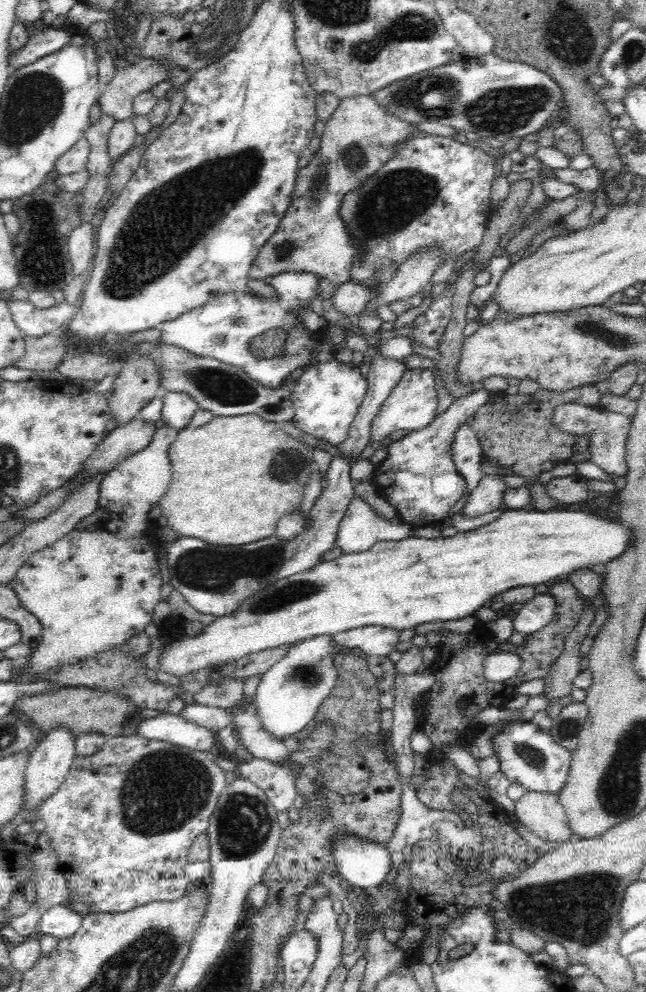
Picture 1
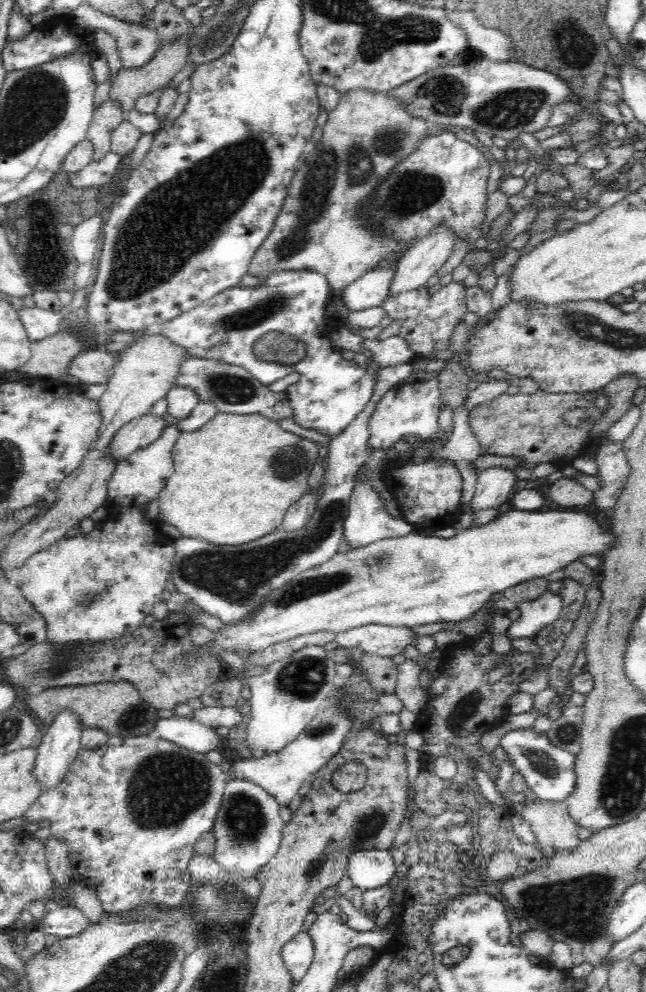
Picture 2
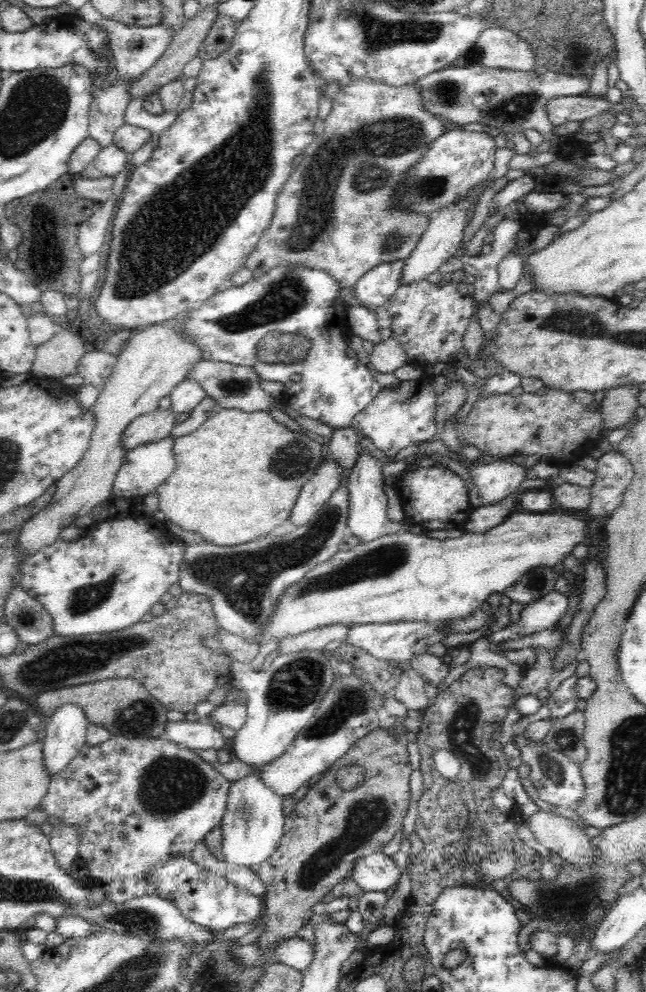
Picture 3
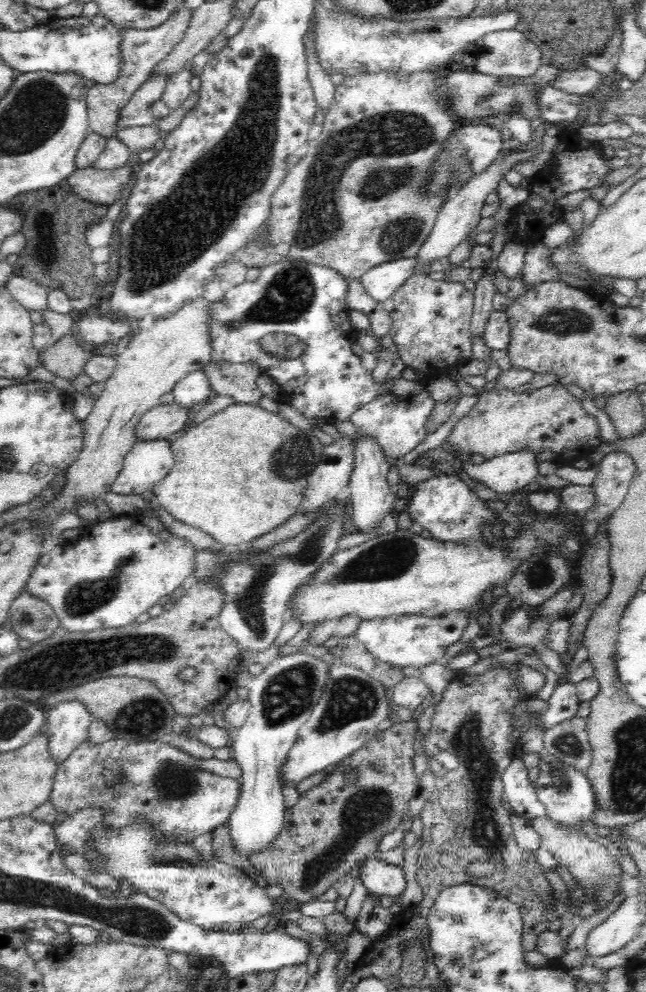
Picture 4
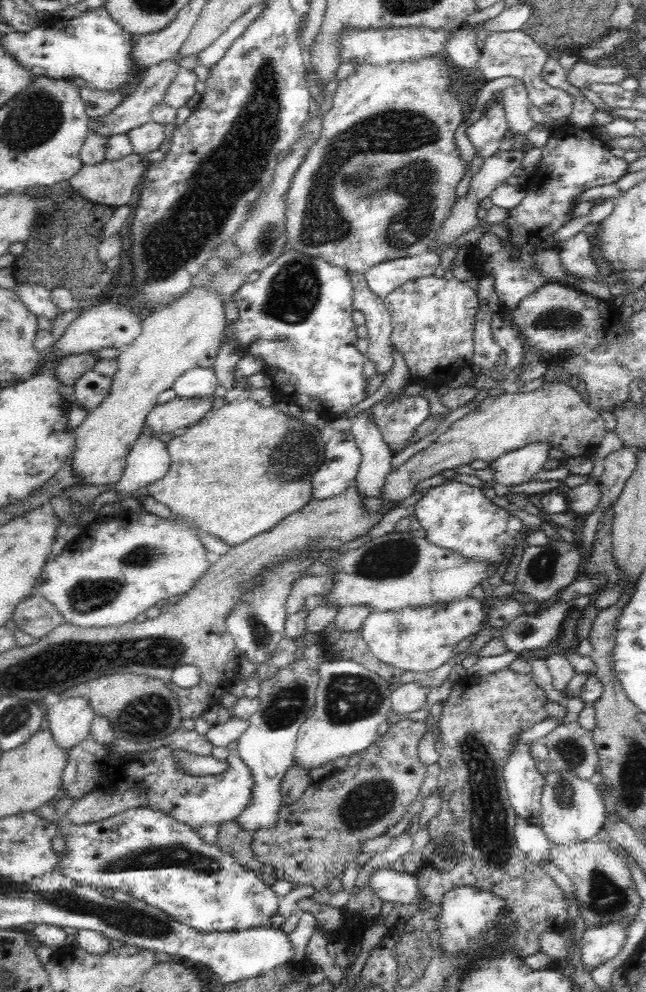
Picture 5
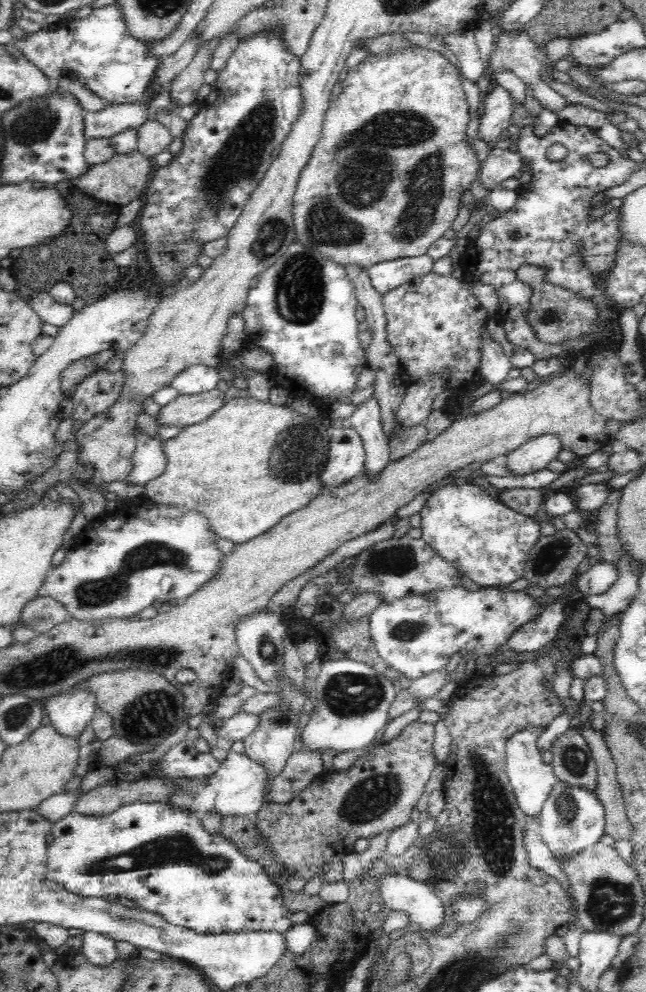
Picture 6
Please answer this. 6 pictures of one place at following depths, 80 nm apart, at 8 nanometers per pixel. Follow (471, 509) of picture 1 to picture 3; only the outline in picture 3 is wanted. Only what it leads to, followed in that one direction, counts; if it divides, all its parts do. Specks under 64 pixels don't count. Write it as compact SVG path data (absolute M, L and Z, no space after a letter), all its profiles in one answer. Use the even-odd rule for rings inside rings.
M494 462L468 467L482 504L491 505L508 498L525 479L527 470L510 462Z

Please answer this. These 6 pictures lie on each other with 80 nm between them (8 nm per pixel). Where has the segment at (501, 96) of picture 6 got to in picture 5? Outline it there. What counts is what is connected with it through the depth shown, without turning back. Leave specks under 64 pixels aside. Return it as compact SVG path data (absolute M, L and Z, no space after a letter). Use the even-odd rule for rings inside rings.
M494 101L494 104L488 108L484 115L466 128L464 134L471 142L471 146L474 146L474 156L484 162L499 151L500 142L509 134L508 132L502 103Z

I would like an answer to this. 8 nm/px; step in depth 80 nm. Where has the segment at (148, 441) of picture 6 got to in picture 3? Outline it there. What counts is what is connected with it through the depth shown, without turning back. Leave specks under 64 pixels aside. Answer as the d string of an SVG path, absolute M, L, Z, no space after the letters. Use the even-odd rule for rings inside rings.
M170 434L158 442L137 446L127 452L122 467L118 470L112 484L111 498L124 498L135 502L140 501L147 494L157 492L157 488L175 472L173 446L176 438Z

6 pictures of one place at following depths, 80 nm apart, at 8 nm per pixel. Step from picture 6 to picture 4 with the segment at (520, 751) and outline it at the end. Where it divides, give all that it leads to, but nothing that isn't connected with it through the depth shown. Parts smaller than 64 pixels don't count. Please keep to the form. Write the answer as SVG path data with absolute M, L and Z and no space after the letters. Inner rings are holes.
M573 682L560 683L547 700L547 707L537 724L548 728L572 718L578 710L581 700L577 695L576 684ZM514 758L502 775L503 797L510 801L510 814L531 821L546 814L544 804L537 798L535 783L528 781L526 767Z

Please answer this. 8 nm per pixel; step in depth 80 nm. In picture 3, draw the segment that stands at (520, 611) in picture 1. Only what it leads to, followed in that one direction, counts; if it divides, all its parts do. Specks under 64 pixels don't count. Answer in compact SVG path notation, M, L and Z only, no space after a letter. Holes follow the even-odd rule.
M555 590L549 592L543 598L526 605L516 622L510 622L493 632L491 640L493 643L501 643L542 632L560 620L560 616L567 610L568 604L566 593Z

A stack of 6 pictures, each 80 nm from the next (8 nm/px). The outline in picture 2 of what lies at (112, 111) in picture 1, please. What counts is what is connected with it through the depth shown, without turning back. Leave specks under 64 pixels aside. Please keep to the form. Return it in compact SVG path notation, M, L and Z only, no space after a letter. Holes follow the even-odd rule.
M180 37L169 45L159 46L158 50L152 54L152 58L146 64L142 64L140 68L120 68L114 75L114 78L110 80L108 99L114 101L120 107L124 118L127 118L128 113L135 106L135 102L139 96L160 91L172 80L174 74L186 64L186 56L188 56L186 52L188 52L188 41Z

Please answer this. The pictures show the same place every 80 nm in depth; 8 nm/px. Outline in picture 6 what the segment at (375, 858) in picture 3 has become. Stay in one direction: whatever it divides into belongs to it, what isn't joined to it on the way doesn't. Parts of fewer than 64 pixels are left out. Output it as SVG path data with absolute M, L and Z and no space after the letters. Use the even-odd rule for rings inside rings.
M385 875L379 879L378 893L380 893L387 909L404 910L404 912L410 916L409 922L414 922L418 926L421 926L425 935L426 932L434 932L434 930L438 930L438 926L442 926L445 920L445 908L442 901L438 899L438 896L432 893L432 889L430 889L428 885L421 881L403 875Z

